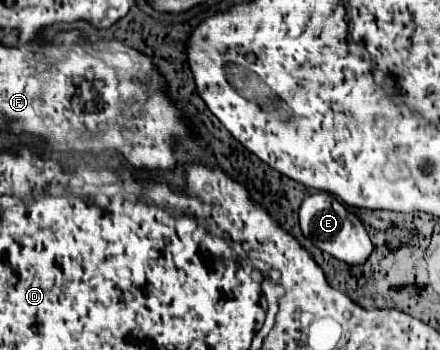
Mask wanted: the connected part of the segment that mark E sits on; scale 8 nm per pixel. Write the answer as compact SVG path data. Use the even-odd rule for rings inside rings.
M327 193L309 195L301 203L301 209L299 209L299 225L301 225L301 233L315 247L319 247L323 253L329 253L347 265L363 265L373 251L373 243L371 243L363 223L357 219L355 213L351 213L333 195L327 195Z

